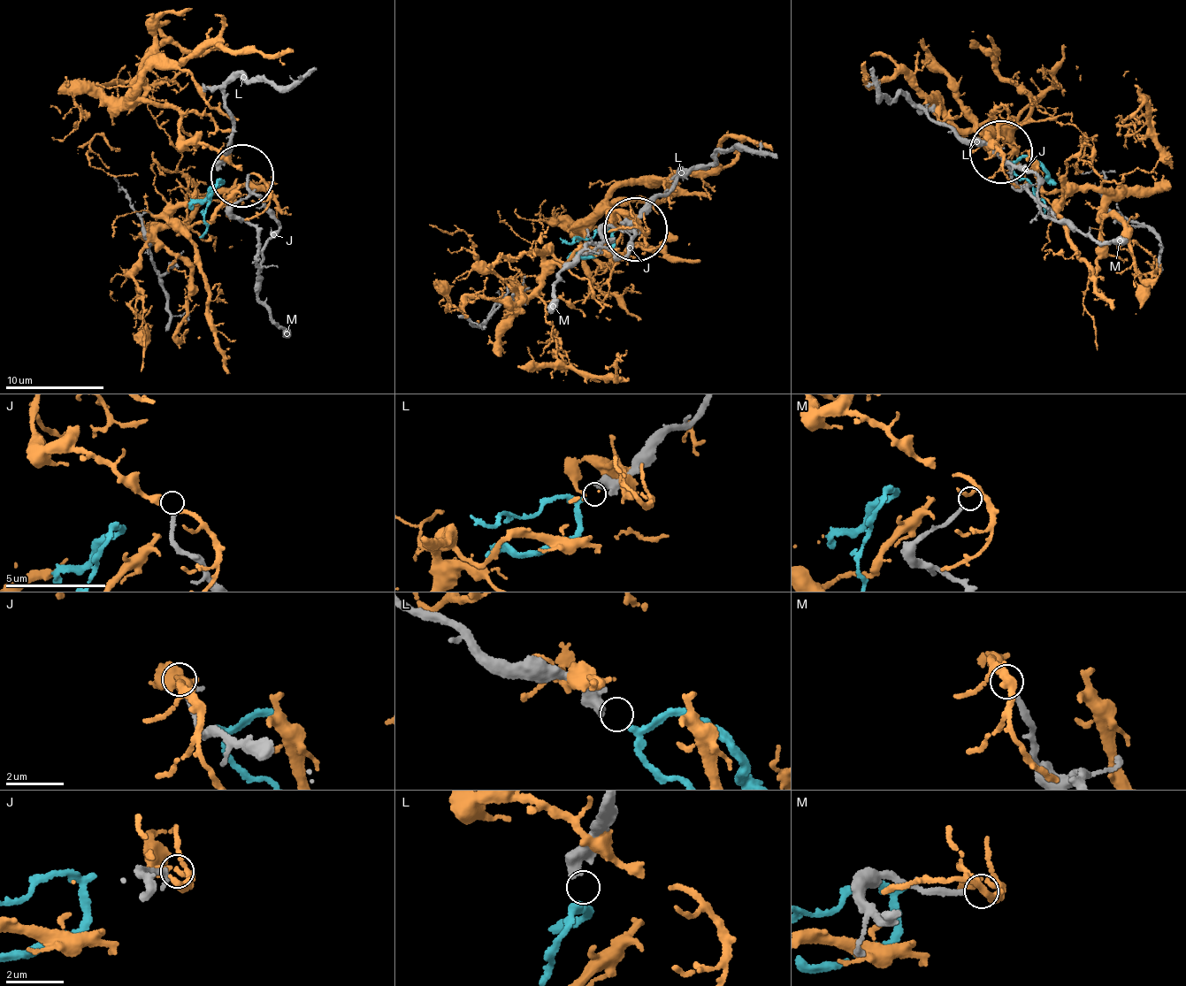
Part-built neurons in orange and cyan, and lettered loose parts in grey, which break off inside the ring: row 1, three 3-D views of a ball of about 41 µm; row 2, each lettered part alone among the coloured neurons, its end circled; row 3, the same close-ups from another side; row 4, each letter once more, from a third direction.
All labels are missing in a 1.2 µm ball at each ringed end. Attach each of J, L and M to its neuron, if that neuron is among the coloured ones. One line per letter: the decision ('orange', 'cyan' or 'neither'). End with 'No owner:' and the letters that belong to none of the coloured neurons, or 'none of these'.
J: neither
L: cyan
M: neither
No owner: J, M

